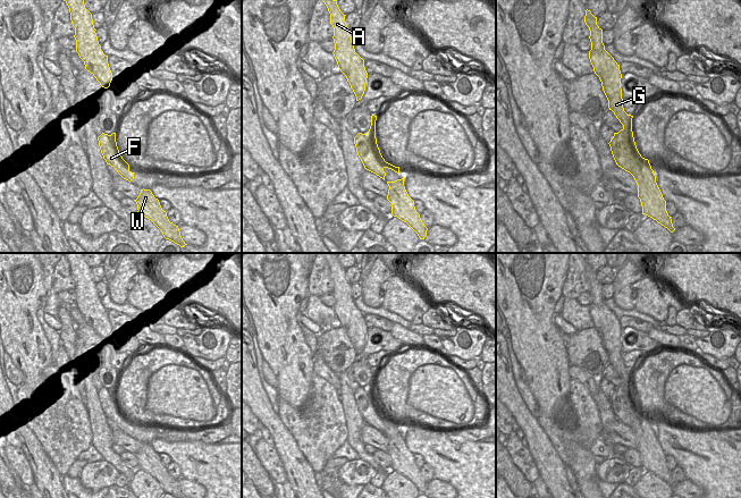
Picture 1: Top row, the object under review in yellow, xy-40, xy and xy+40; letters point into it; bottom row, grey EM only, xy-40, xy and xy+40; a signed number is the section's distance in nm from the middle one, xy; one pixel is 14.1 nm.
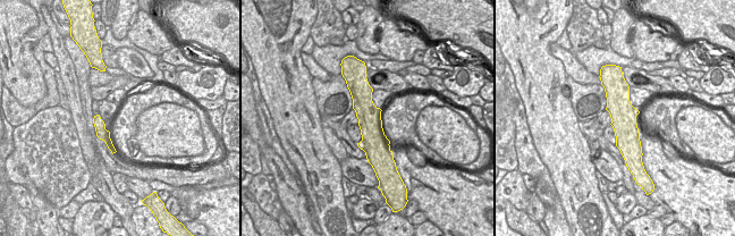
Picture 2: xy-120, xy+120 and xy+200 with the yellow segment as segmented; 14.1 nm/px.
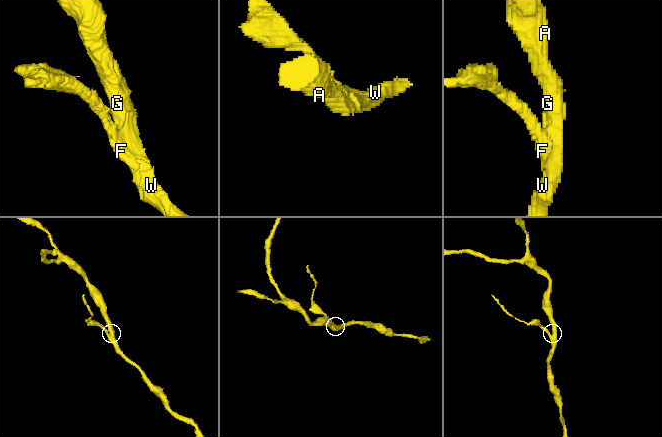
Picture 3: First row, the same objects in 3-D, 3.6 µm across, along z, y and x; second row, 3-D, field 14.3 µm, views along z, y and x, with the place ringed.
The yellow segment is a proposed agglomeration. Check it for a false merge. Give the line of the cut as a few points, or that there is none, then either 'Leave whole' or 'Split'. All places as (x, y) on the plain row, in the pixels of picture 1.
Split along xy+40 (625, 380), (630, 407), (636, 414), (636, 420), (631, 427). Split

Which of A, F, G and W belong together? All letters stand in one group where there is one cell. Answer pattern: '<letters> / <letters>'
A G W / F

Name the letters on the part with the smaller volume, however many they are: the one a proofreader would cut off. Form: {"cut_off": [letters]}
{"cut_off": ["F"]}

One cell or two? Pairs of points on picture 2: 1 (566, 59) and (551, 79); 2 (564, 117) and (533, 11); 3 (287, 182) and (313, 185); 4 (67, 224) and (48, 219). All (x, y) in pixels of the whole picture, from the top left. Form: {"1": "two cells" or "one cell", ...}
{"1": "two cells", "2": "one cell", "3": "two cells", "4": "two cells"}

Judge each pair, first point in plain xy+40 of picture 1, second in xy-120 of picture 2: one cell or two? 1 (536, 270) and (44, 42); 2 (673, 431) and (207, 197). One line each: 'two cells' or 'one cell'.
1: two cells
2: one cell

